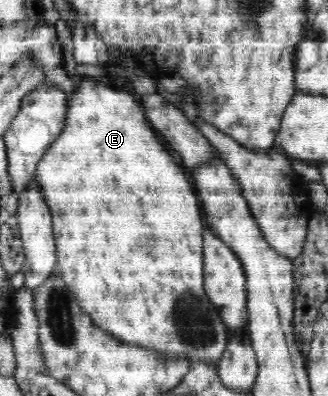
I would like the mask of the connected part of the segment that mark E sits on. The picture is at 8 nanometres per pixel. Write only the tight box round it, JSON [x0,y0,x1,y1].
[34,78,230,365]

